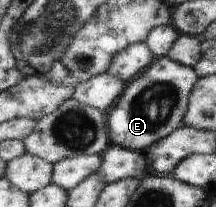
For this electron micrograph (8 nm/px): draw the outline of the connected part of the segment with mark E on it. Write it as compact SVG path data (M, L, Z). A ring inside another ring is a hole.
M161 57L140 77L128 84L124 96L108 113L113 144L147 152L160 140L171 136L185 124L190 101L200 74L193 67L171 57Z

